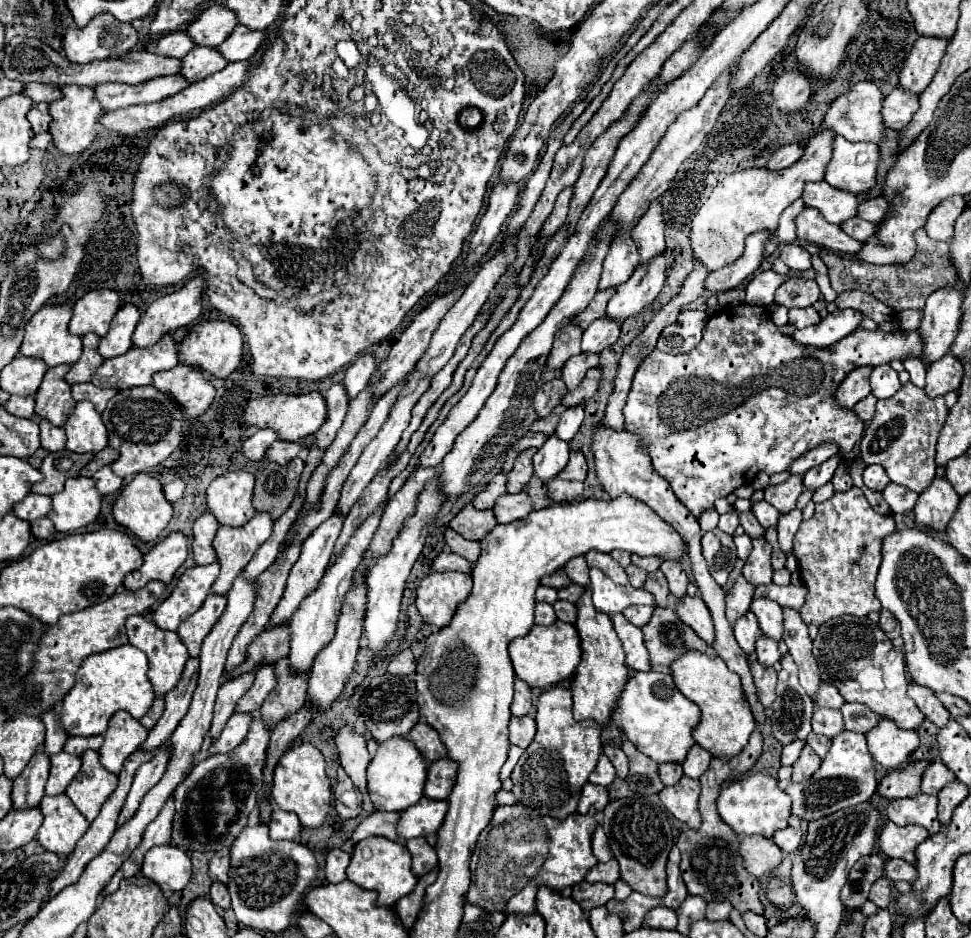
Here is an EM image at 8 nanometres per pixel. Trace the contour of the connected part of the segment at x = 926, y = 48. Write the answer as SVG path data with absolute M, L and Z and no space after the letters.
M918 37L902 67L900 85L914 93L922 93L936 75L948 43L950 39L942 37Z

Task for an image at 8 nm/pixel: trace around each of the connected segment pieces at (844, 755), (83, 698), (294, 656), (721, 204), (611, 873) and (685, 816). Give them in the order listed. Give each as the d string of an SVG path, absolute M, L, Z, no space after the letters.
M844 731L832 741L832 747L824 757L818 773L814 773L810 781L792 783L786 789L786 793L792 797L792 815L798 815L800 819L806 821L814 821L838 809L868 801L876 791L876 787L878 787L876 769L874 769L874 759L866 745L866 737L862 733Z
M122 645L98 655L90 655L76 673L76 685L62 699L60 721L68 735L104 735L110 717L124 709L140 719L152 707L156 691L148 679L148 657L134 645Z
M384 507L378 509L370 519L366 519L360 529L352 535L348 547L340 553L340 557L336 559L336 563L324 573L324 579L318 583L318 589L314 593L310 593L310 597L306 597L306 601L302 601L302 609L298 609L298 613L290 619L290 629L292 629L292 651L290 651L290 673L292 675L302 675L308 673L316 655L332 641L334 633L336 633L336 621L340 617L342 611L342 603L344 597L352 585L352 577L354 577L354 569L360 565L362 553L366 551L366 545L370 543L370 537L374 535L374 529L378 527L380 515L382 515Z
M822 129L814 137L810 137L802 161L796 161L788 169L770 171L770 169L746 169L736 171L722 179L710 199L700 207L698 215L692 221L692 251L694 257L704 263L710 271L736 261L742 255L744 241L750 233L762 229L776 229L780 213L792 205L798 197L802 197L804 185L810 181L822 181L826 173L826 165L832 159L832 143L834 131Z
M610 859L608 863L598 863L594 865L588 875L586 875L586 881L590 883L596 883L596 881L602 881L602 883L616 883L620 879L620 869L618 869L618 861L616 859Z
M684 775L674 787L664 787L660 791L660 801L676 819L694 829L700 827L698 795L700 795L700 781Z

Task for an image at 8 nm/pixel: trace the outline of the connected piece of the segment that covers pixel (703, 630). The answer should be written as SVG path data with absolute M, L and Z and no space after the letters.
M700 595L682 597L678 601L676 613L688 627L692 627L696 631L696 635L700 639L706 641L708 647L714 643L714 621L712 621L712 615Z

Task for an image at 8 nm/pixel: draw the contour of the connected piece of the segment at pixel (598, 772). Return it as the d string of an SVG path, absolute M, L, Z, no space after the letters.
M602 755L596 769L590 775L590 781L596 785L610 785L614 779L616 779L616 769L614 769L612 761L606 755Z

